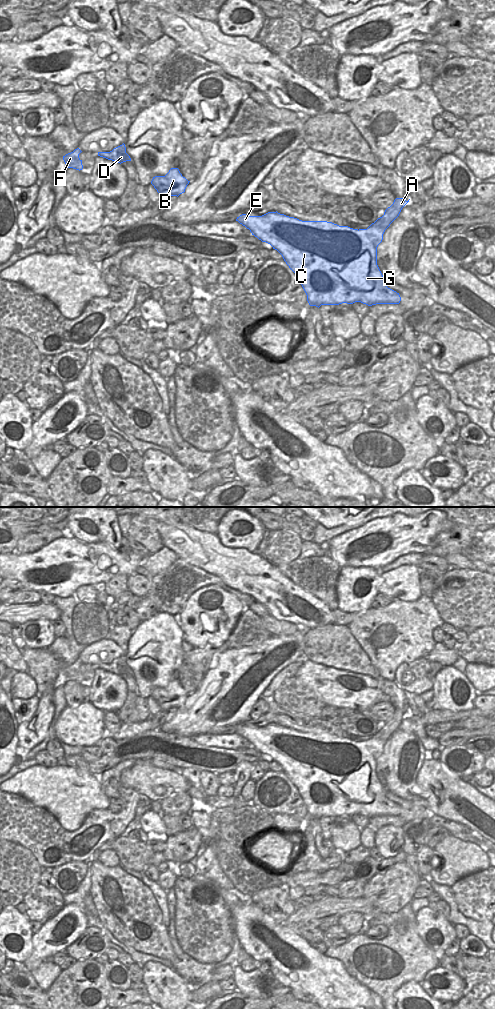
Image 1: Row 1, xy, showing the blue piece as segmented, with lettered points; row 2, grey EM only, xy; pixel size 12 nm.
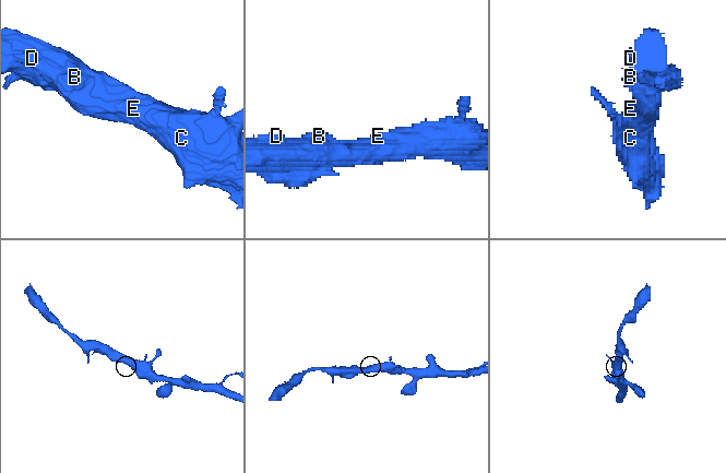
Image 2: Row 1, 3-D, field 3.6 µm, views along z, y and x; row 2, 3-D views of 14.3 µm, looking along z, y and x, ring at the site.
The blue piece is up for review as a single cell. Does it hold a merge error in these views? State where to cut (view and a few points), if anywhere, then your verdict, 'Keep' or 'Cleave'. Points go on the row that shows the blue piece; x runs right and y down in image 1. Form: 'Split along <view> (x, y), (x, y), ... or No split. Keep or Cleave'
No split. Keep

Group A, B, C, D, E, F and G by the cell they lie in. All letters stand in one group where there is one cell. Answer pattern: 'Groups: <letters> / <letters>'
Groups: A B C D E F G

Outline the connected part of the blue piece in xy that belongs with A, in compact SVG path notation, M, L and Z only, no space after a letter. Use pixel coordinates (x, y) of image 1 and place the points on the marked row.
M396 198L384 215L367 229L353 229L327 221L302 221L276 212L262 216L242 214L236 221L262 242L270 244L298 277L310 306L353 304L399 304L399 293L388 288L377 265L377 247L383 234L409 202Z

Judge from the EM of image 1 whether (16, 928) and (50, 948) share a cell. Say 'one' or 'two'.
two

